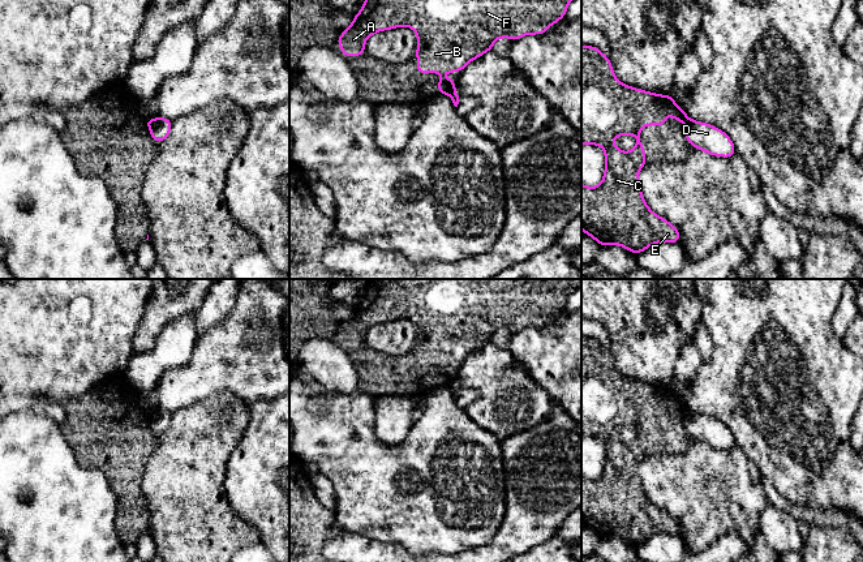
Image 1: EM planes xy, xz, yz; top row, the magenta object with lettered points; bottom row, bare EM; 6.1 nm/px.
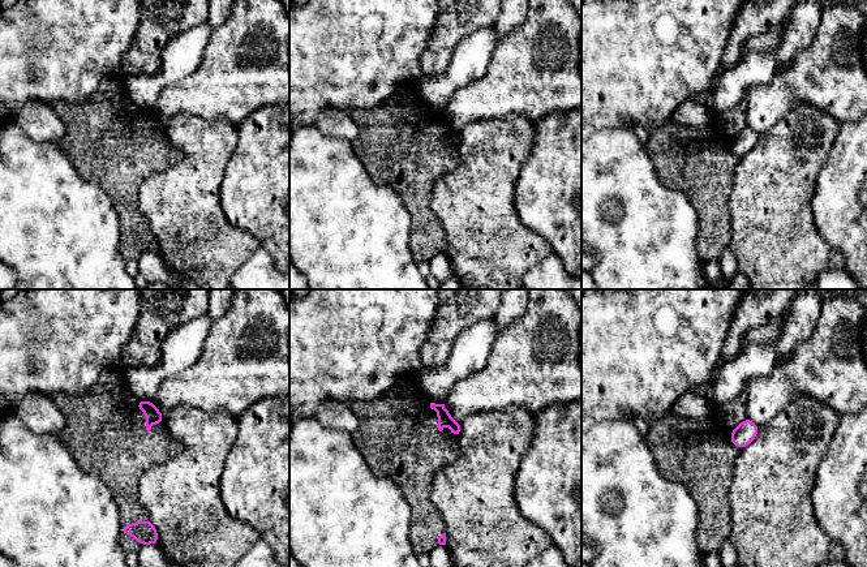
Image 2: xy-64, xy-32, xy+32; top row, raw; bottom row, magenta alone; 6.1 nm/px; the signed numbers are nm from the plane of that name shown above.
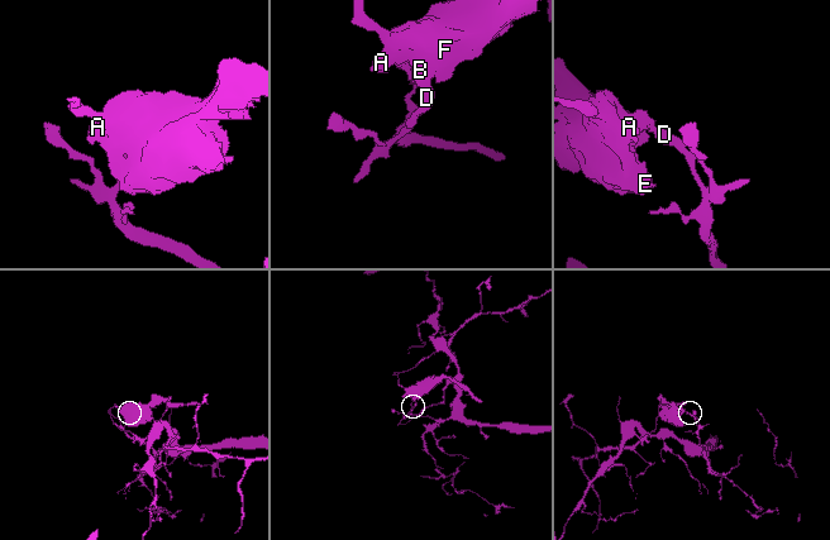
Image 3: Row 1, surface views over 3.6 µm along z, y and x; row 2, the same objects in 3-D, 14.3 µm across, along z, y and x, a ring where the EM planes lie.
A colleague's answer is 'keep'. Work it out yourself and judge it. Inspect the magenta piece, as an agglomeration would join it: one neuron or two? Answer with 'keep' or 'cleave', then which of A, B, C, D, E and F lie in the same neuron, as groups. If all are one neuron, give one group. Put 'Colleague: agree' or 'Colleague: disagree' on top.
Colleague: disagree
cleave; groups A B C E F / D

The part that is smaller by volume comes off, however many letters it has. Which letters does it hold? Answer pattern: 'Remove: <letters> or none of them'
Remove: A, B, C, E, F

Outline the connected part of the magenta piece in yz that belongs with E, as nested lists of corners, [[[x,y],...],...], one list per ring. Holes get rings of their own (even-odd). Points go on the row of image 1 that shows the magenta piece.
[[[581,46],[581,145],[598,145],[605,150],[601,184],[589,188],[581,183],[581,229],[601,246],[615,244],[639,254],[654,243],[680,241],[679,229],[647,206],[637,180],[639,171],[647,164],[640,130],[644,125],[662,126],[669,112],[674,121],[687,120],[671,94],[660,95],[621,83],[606,55],[594,46]],[[630,133],[636,137],[630,153],[613,145],[615,136]]]

